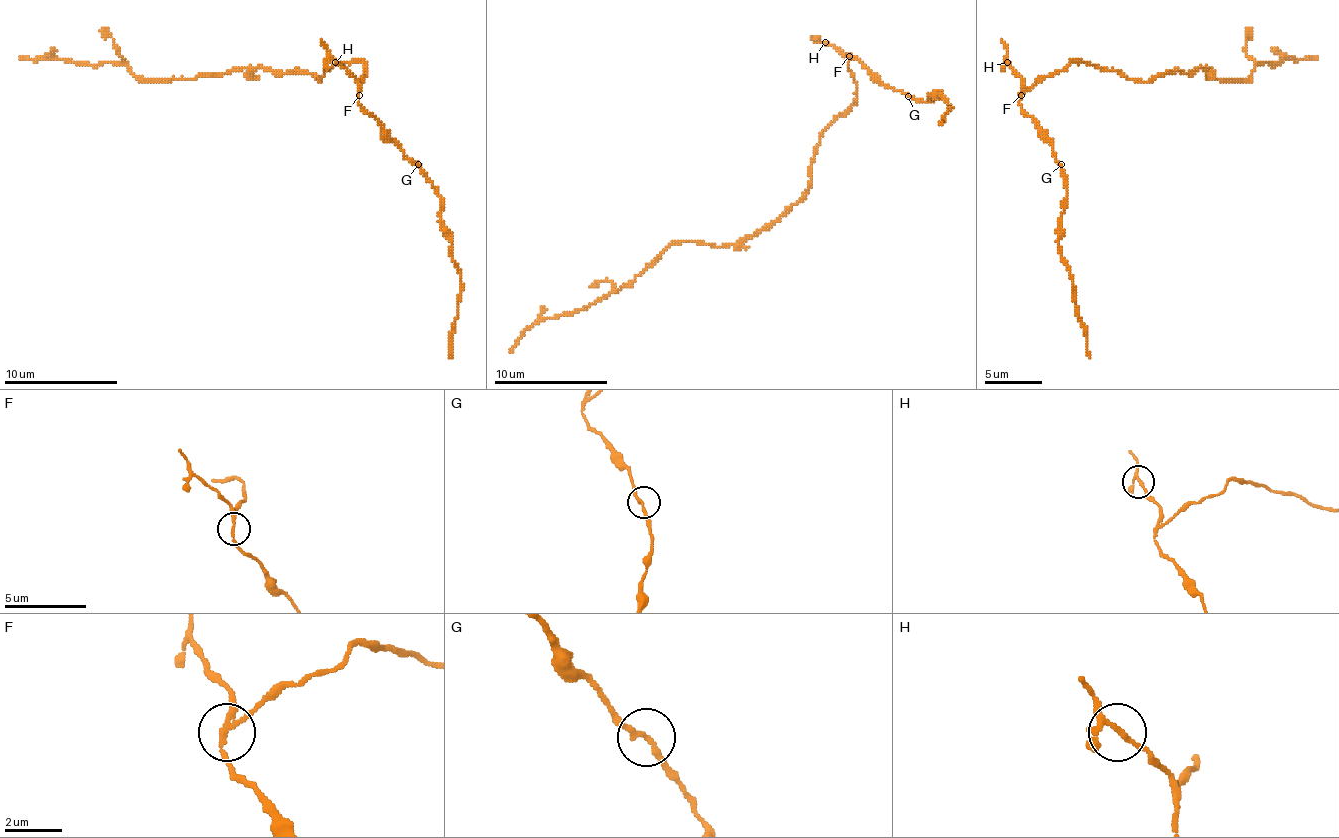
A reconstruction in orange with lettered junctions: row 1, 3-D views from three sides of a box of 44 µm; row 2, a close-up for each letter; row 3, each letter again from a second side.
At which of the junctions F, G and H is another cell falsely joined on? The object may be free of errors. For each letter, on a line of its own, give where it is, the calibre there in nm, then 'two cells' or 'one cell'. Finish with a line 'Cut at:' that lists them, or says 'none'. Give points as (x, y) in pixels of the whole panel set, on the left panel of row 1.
F: (359, 95) | 160 nm | two cells
G: (418, 164) | 170 nm | one cell
H: (335, 62) | 160 nm | one cell
Cut at: F

